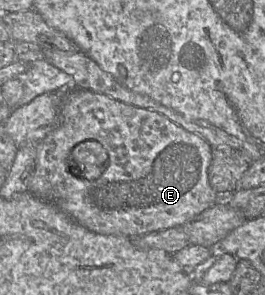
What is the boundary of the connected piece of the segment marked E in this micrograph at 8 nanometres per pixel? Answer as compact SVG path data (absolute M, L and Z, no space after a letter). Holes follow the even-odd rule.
M74 88L60 102L56 127L37 144L36 164L28 190L36 198L51 203L88 230L102 235L128 238L182 226L219 201L209 181L213 147L167 117L115 100L91 90ZM87 140L99 142L107 151L108 166L96 179L86 180L69 172L68 159L74 147Z

